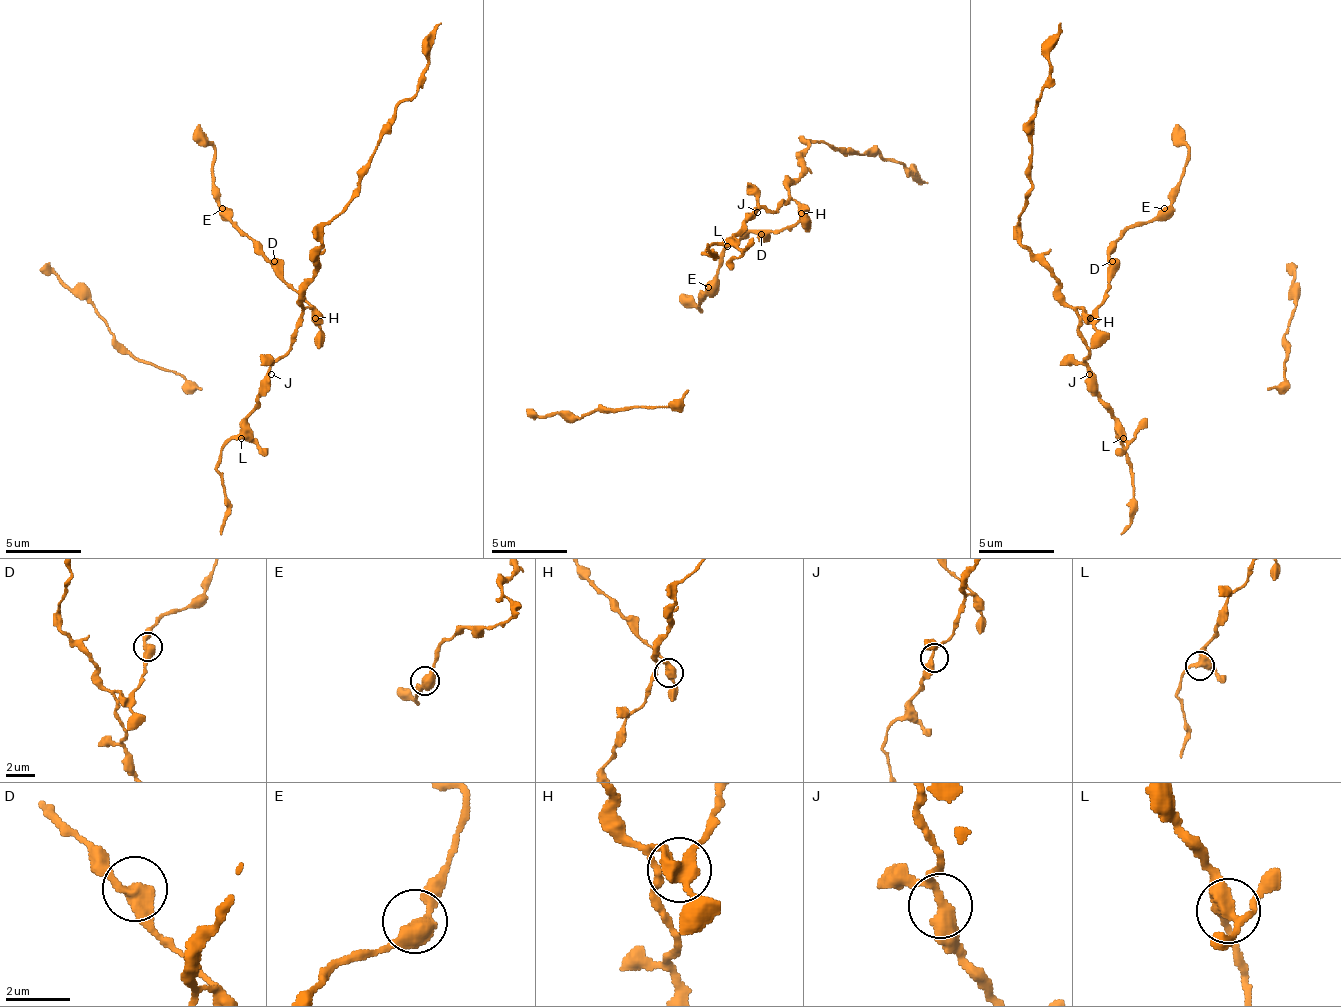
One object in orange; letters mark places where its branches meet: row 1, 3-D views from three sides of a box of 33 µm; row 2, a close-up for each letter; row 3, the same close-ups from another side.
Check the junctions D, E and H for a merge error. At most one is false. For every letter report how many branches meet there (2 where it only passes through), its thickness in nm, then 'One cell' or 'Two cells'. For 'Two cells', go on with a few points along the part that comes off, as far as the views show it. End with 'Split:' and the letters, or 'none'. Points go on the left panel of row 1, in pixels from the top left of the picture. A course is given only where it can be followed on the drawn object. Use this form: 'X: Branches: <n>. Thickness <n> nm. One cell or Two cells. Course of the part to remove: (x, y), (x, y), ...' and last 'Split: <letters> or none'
D: Branches: 2. Thickness 480 nm. One cell
E: Branches: 2. Thickness 480 nm. One cell
H: Branches: 3. Thickness 360 nm. Two cells. Course of the part to remove: (316, 317), (305, 302), (305, 283), (323, 227), (357, 185), (387, 118), (417, 91), (440, 23)
Split: H

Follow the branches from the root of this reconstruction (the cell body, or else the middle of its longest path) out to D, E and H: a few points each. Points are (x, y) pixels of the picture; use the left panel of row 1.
D: (263, 377), (289, 347), (297, 321), (308, 310), (312, 317), (312, 306), (282, 276), (282, 268), (274, 261)
E: (263, 377), (289, 347), (297, 321), (308, 310), (312, 317), (312, 306), (222, 208)
H: (263, 377), (289, 347), (297, 321), (308, 310), (316, 317)

